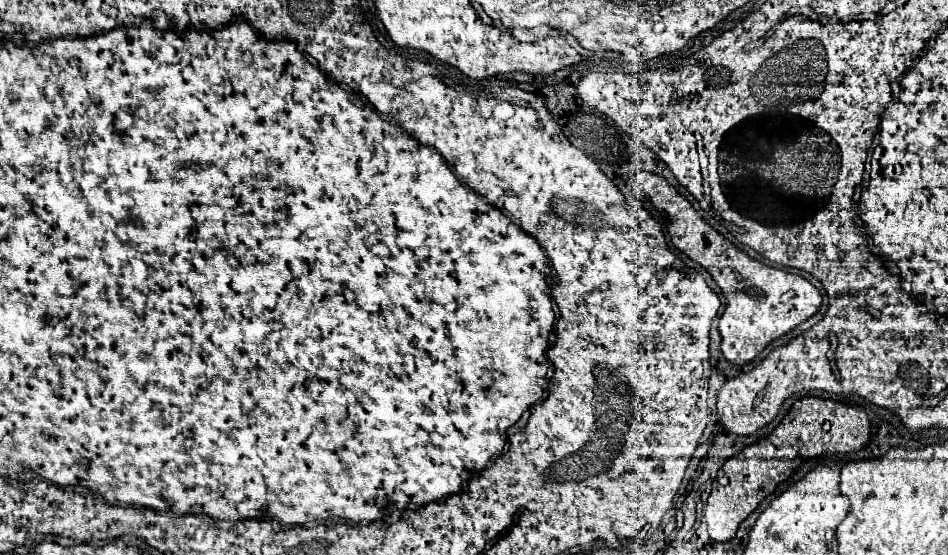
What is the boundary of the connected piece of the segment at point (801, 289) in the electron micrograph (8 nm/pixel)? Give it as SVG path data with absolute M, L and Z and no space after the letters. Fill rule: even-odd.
M638 172L636 176L642 176L642 180L636 184L636 192L648 198L656 210L666 212L672 244L698 266L708 270L722 290L726 308L720 318L721 351L730 364L750 364L772 340L786 336L820 310L822 294L800 274L764 266L762 262L748 258L740 248L730 244L712 226L708 226L700 212L694 210L692 204L680 196L662 176L650 172Z

